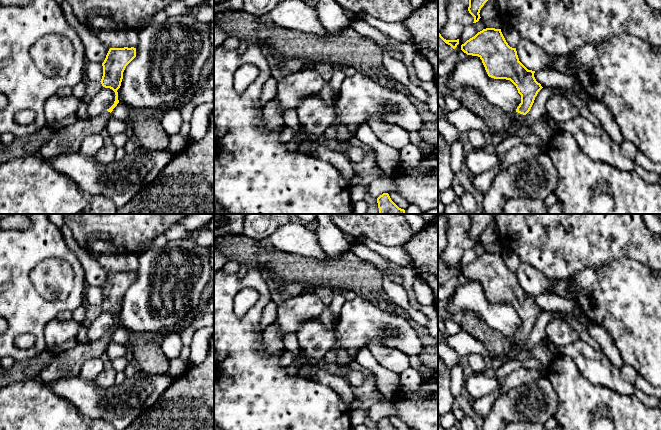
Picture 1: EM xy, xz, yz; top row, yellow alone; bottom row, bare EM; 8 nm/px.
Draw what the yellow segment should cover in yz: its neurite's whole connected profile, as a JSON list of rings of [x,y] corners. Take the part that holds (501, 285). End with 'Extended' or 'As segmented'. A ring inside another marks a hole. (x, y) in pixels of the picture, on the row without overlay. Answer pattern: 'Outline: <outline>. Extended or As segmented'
Outline: [[[483,253],[462,268],[461,274],[467,279],[478,280],[489,301],[510,304],[516,310],[521,327],[512,345],[524,344],[543,311],[536,305],[535,295],[528,294],[519,285],[516,272],[508,269],[501,253]]]. Extended

